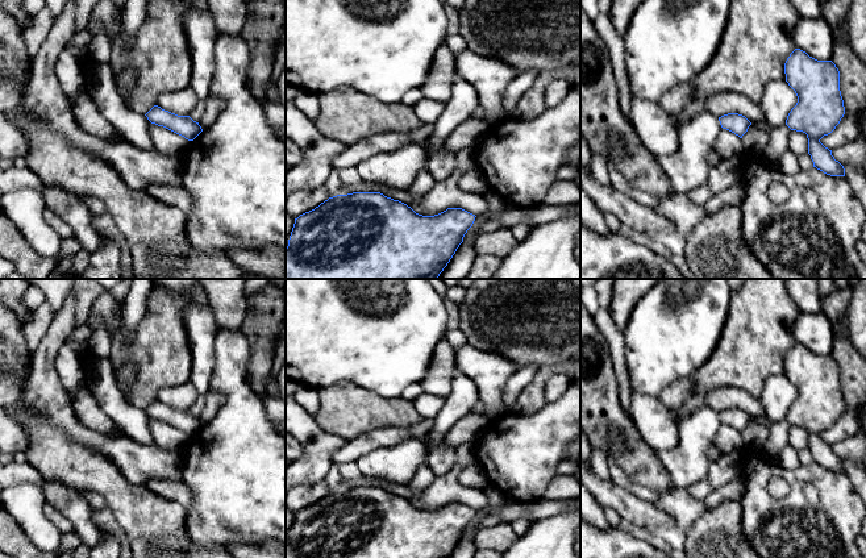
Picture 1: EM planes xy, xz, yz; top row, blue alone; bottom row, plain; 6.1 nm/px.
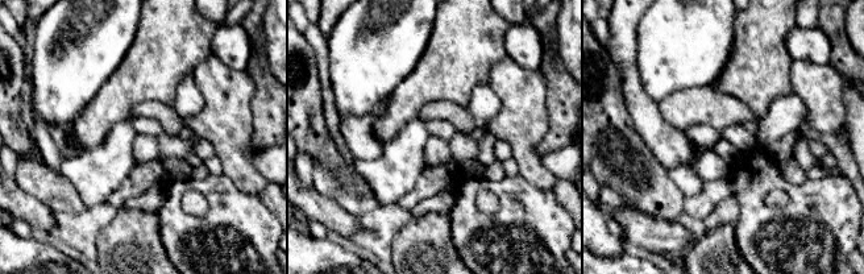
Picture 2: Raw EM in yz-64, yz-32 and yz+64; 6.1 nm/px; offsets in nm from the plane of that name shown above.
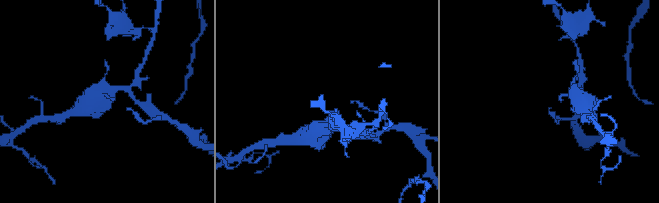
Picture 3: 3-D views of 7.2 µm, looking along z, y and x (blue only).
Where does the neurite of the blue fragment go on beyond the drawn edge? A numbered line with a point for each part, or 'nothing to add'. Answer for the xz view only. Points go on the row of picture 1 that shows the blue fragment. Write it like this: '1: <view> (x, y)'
nothing to add

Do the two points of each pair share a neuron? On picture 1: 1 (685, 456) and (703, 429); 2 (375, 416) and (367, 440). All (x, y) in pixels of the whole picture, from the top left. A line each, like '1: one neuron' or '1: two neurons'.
1: one neuron
2: two neurons

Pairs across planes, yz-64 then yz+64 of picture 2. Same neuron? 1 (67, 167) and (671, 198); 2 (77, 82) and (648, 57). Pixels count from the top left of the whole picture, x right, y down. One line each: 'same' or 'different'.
1: different
2: same

